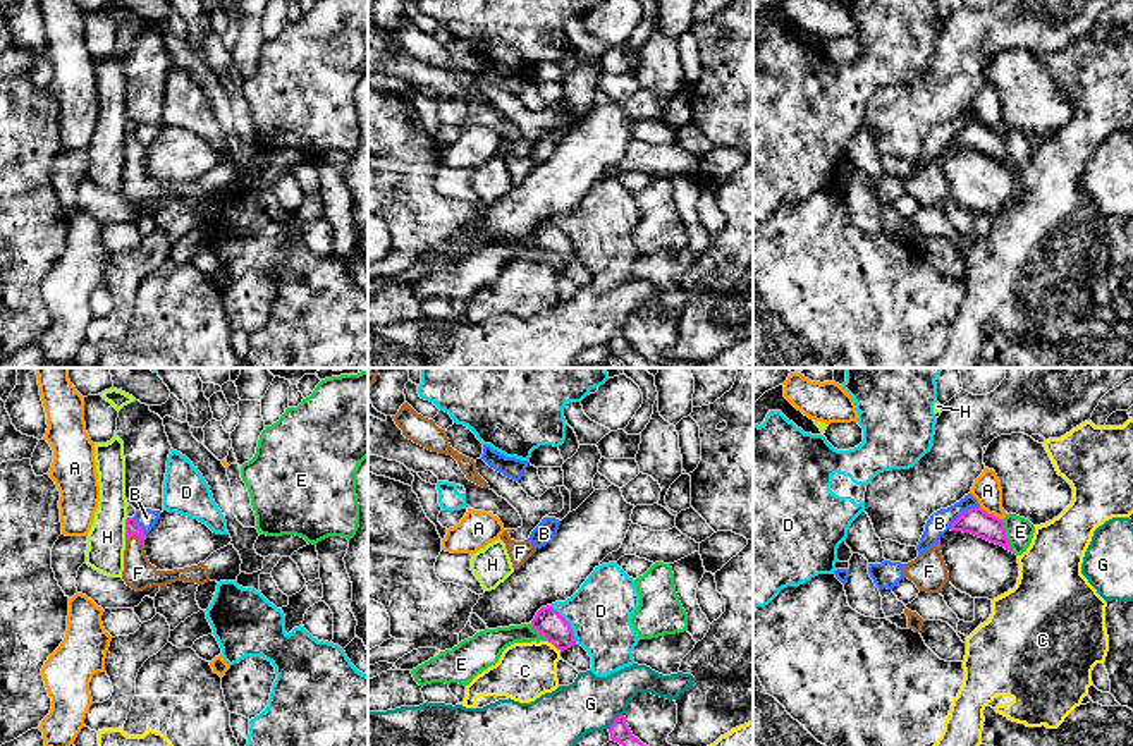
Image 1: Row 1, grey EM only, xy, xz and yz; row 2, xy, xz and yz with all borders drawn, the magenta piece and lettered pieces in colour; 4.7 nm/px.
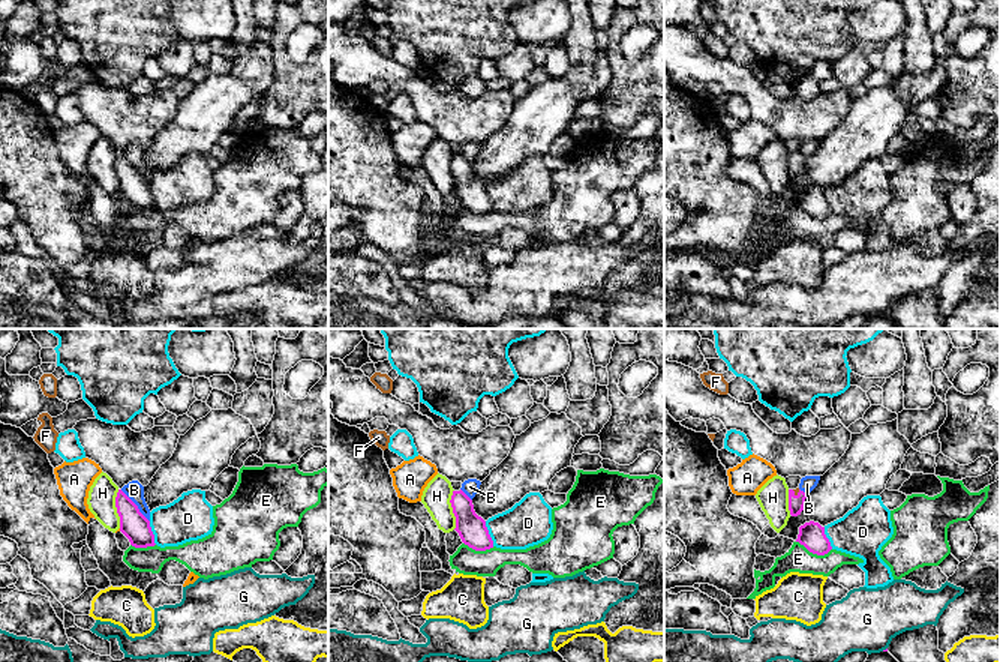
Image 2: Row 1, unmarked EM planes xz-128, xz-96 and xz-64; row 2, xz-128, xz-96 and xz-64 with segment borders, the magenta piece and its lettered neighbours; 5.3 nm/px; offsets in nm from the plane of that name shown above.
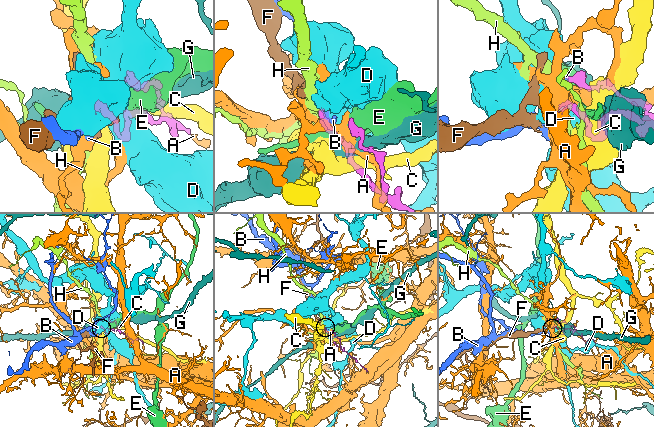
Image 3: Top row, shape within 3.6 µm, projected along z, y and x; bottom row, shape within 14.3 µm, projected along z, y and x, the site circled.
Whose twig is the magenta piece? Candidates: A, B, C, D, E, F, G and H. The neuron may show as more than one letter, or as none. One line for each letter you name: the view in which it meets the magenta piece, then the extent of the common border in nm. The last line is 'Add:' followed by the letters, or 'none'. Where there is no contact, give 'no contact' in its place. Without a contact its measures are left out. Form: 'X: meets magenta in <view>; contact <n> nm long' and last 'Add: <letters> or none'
F: meets magenta in xy; contact 100 nm long
Add: F

